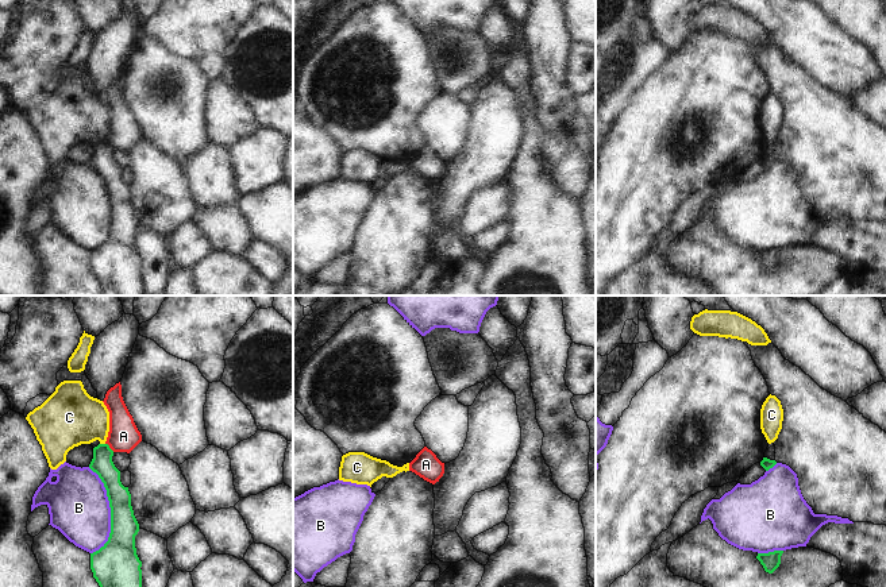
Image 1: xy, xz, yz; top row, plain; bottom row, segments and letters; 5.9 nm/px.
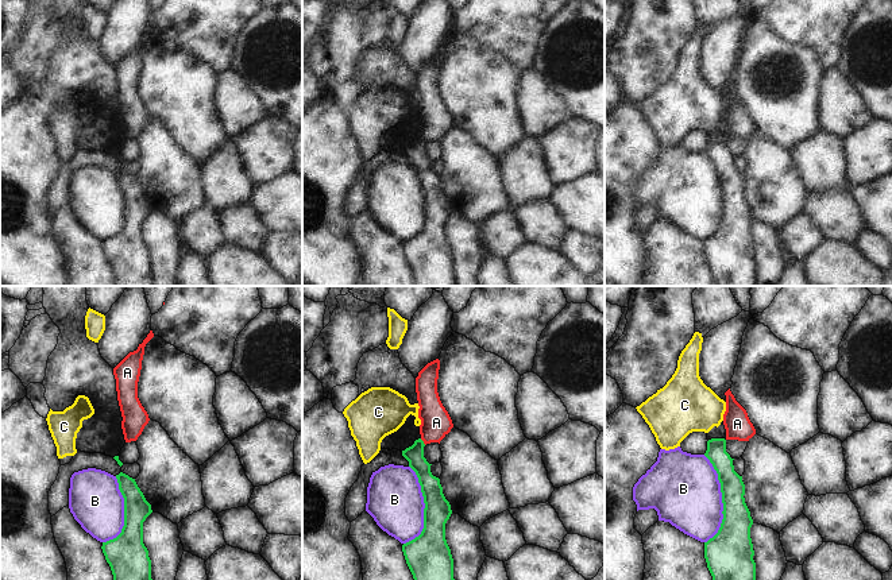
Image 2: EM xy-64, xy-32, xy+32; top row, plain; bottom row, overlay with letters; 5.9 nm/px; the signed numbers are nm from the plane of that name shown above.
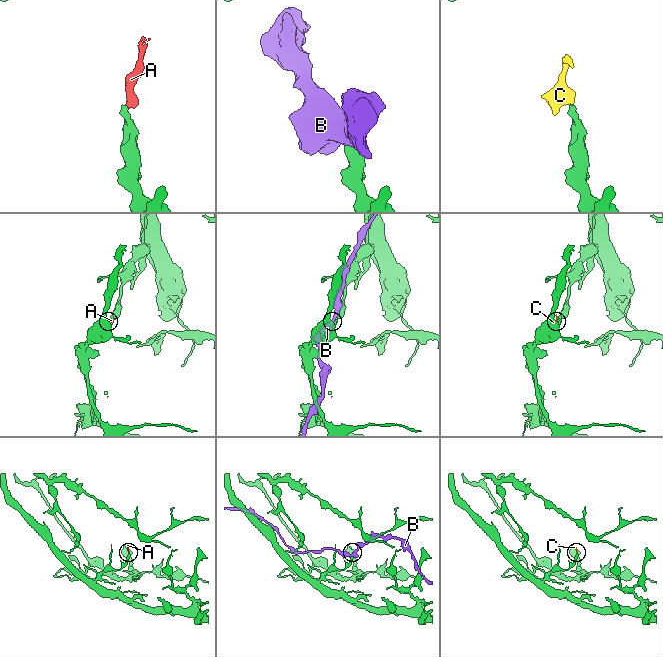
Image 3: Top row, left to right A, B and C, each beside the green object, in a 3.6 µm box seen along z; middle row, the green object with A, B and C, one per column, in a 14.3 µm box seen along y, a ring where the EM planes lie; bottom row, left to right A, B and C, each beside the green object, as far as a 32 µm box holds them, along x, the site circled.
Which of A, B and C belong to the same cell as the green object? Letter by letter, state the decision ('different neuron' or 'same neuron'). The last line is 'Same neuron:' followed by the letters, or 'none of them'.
A: different neuron
B: different neuron
C: different neuron
Same neuron: none of them

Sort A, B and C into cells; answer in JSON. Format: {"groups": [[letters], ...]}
{"groups": [["A"], ["B"], ["C"]]}

